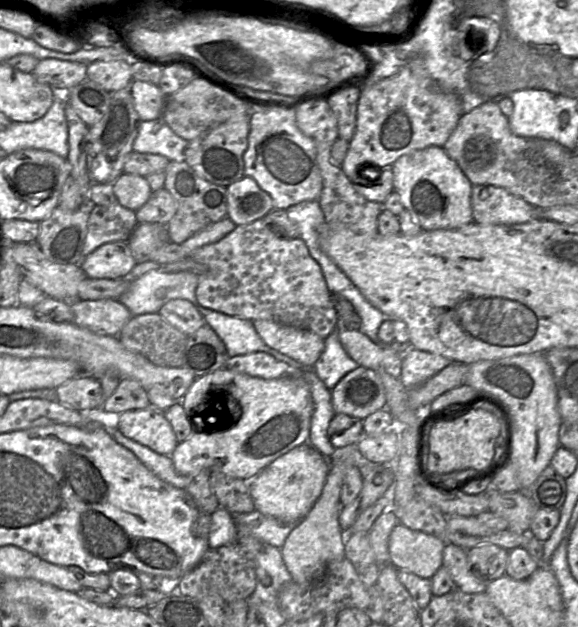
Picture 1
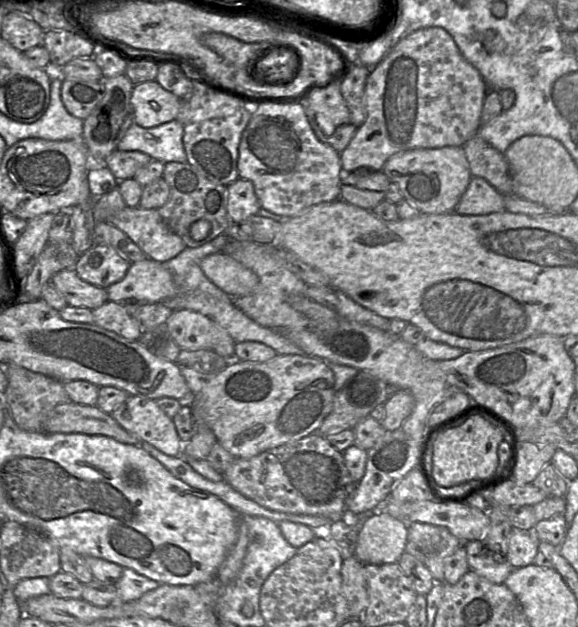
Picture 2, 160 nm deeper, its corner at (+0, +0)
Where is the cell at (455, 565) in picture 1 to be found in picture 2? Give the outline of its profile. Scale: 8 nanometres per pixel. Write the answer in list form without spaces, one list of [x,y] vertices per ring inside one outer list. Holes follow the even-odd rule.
[[[481,540],[463,542],[470,571],[495,584],[503,584],[515,569],[501,555],[491,552]]]

